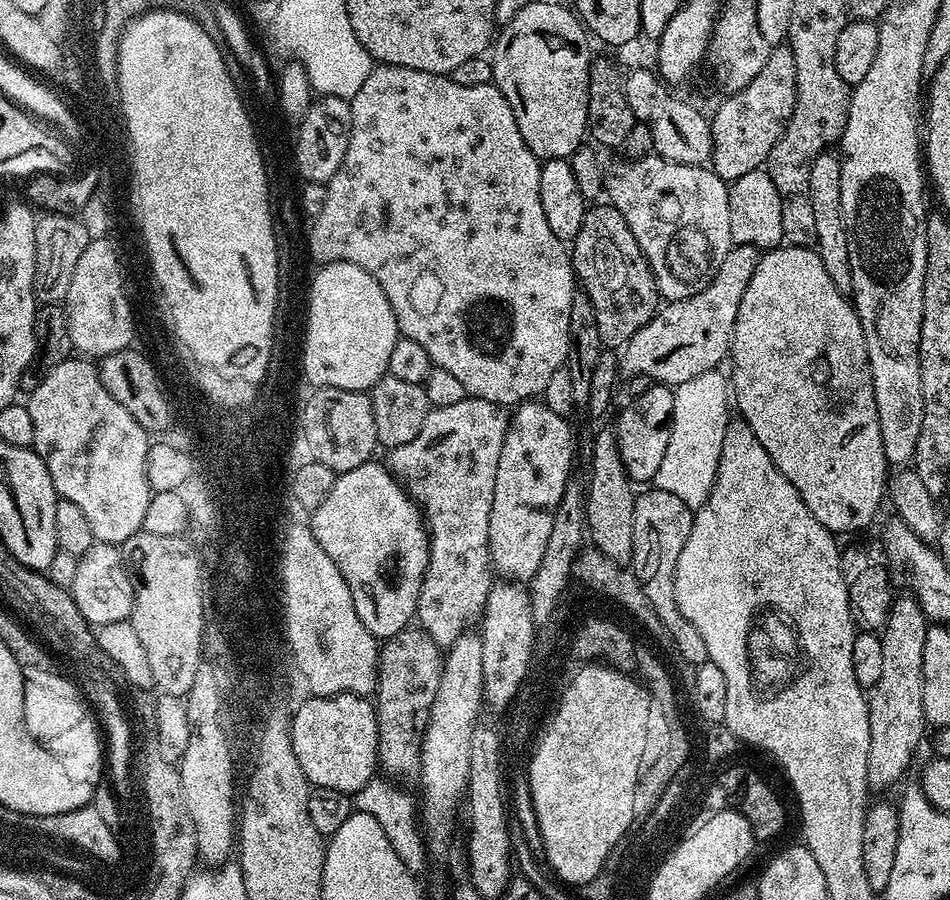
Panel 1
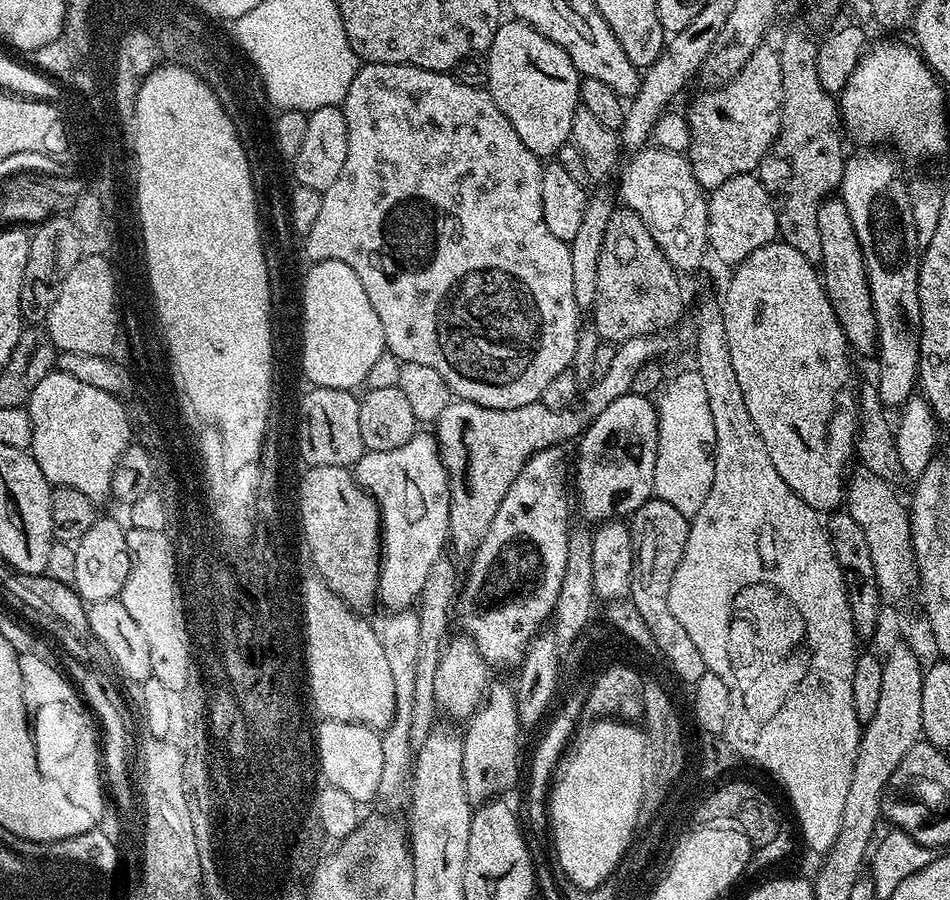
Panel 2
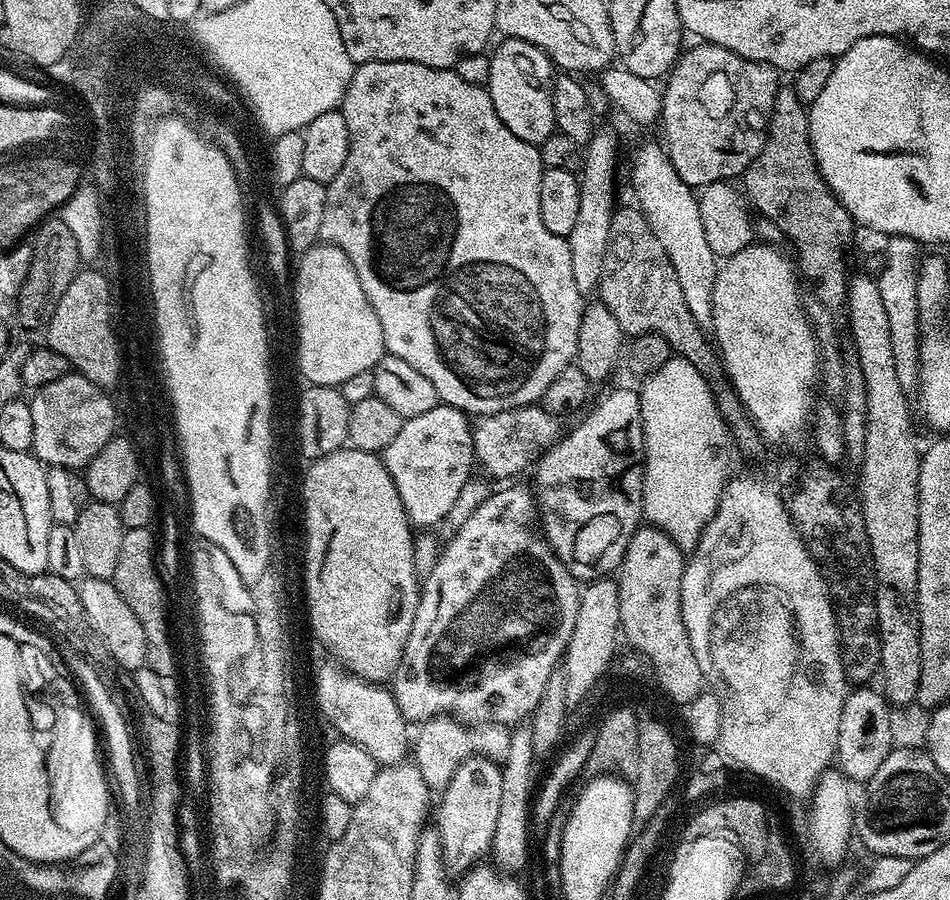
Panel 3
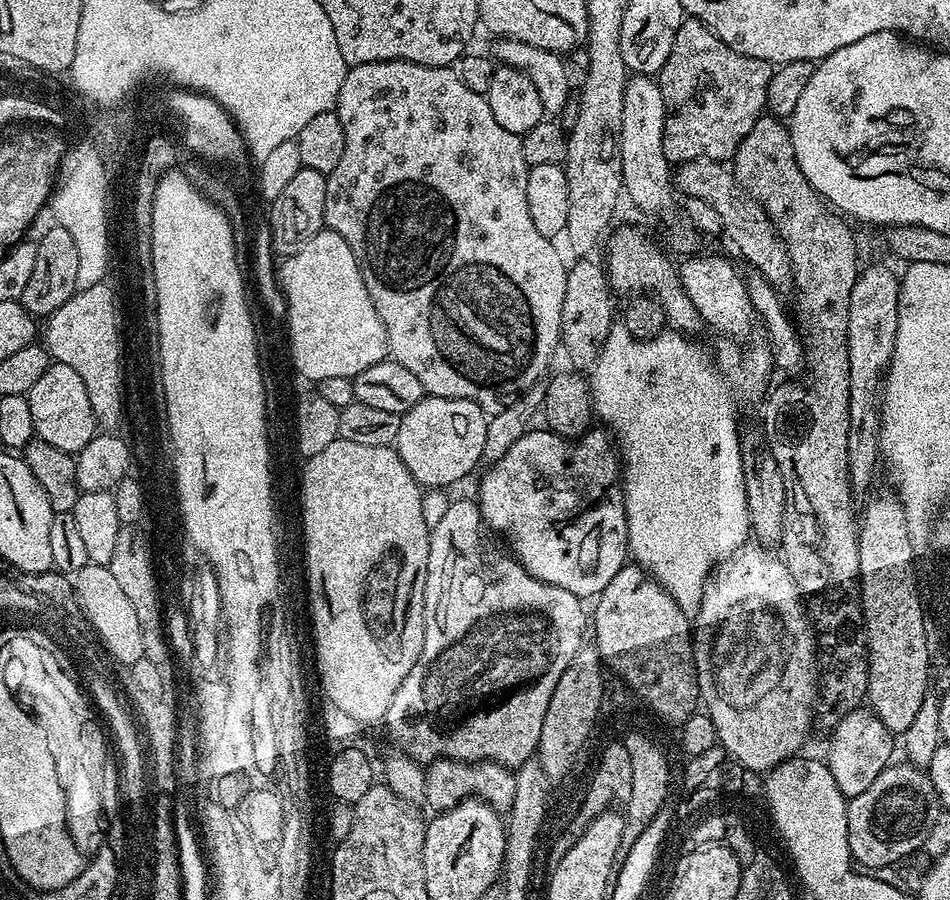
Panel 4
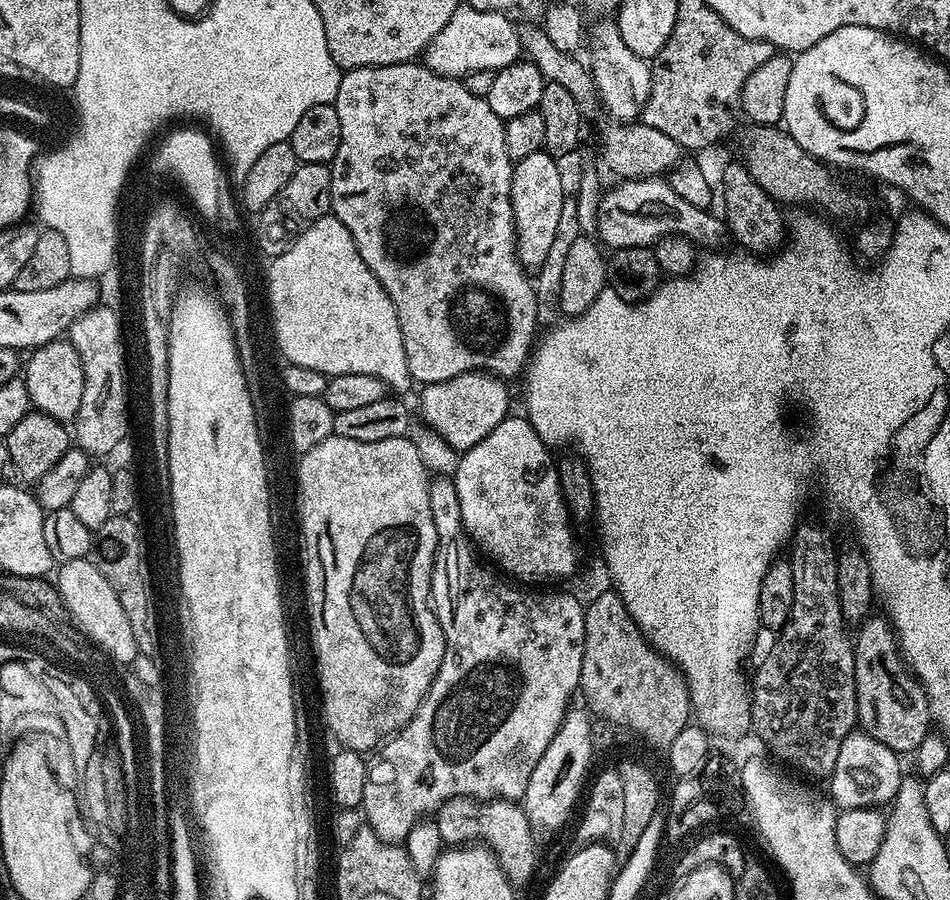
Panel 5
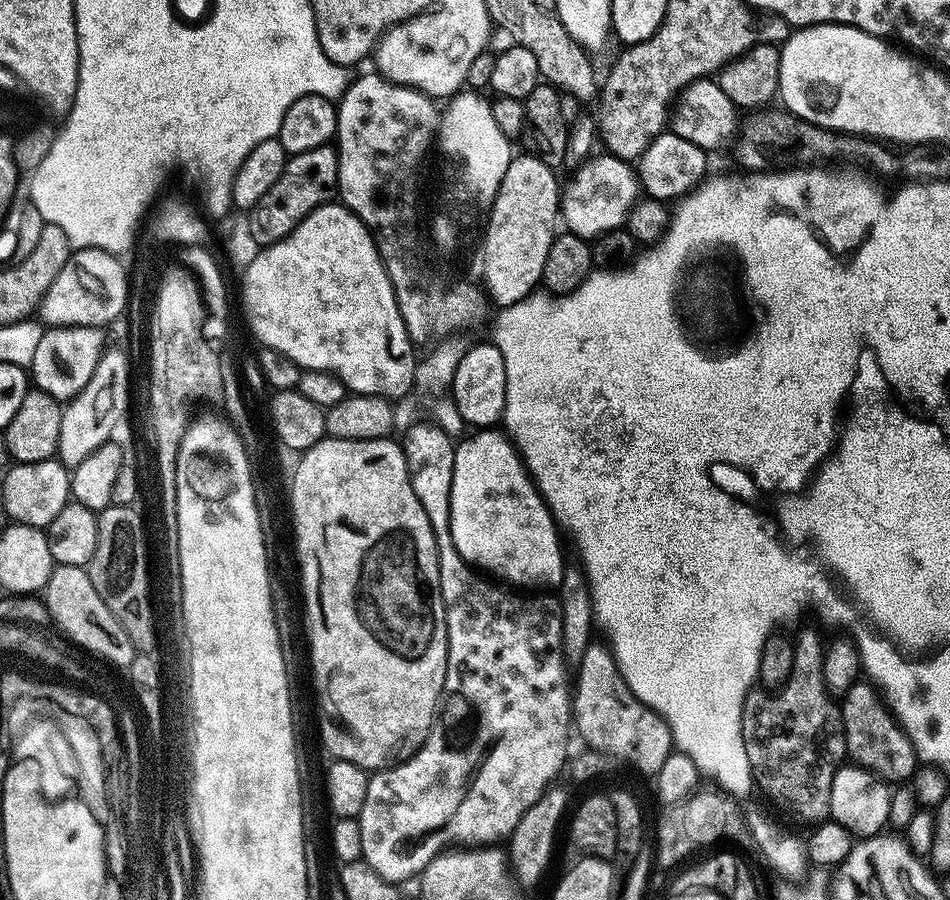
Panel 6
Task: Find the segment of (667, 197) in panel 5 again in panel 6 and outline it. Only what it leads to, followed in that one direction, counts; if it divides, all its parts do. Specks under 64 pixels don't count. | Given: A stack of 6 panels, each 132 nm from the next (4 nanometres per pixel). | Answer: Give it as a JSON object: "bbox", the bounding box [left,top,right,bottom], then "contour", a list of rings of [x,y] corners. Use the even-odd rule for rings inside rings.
{"bbox":[562,154,642,238],"contour":[[[611,154],[593,155],[585,160],[580,169],[571,175],[569,184],[562,192],[562,220],[567,231],[576,236],[595,238],[615,228],[624,228],[628,215],[642,196],[637,169],[629,161],[619,160]]]}

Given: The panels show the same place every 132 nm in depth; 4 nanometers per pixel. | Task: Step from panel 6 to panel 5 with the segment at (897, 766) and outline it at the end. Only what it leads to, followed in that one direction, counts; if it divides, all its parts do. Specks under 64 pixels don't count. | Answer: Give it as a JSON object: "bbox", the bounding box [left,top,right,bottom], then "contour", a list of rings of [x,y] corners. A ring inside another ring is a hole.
{"bbox":[854,615,930,754],"contour":[[[869,615],[854,636],[856,718],[862,731],[878,738],[882,746],[890,746],[897,754],[912,754],[930,731],[928,695],[900,655],[891,623],[876,615]]]}

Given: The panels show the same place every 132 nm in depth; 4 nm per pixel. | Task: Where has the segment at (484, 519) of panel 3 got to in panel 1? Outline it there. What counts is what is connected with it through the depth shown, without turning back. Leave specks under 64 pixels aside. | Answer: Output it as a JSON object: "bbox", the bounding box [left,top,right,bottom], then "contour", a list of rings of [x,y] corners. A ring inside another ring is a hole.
{"bbox":[488,398,574,581],"contour":[[[536,398],[519,405],[511,413],[502,454],[498,458],[498,478],[494,482],[494,506],[490,510],[490,534],[488,535],[491,567],[497,573],[500,571],[504,575],[501,577],[509,581],[531,581],[542,562],[542,554],[546,554],[550,526],[554,526],[554,510],[558,510],[558,502],[573,475],[574,446],[572,450],[572,428],[568,423],[565,417],[554,414],[554,410],[550,410]]]}

